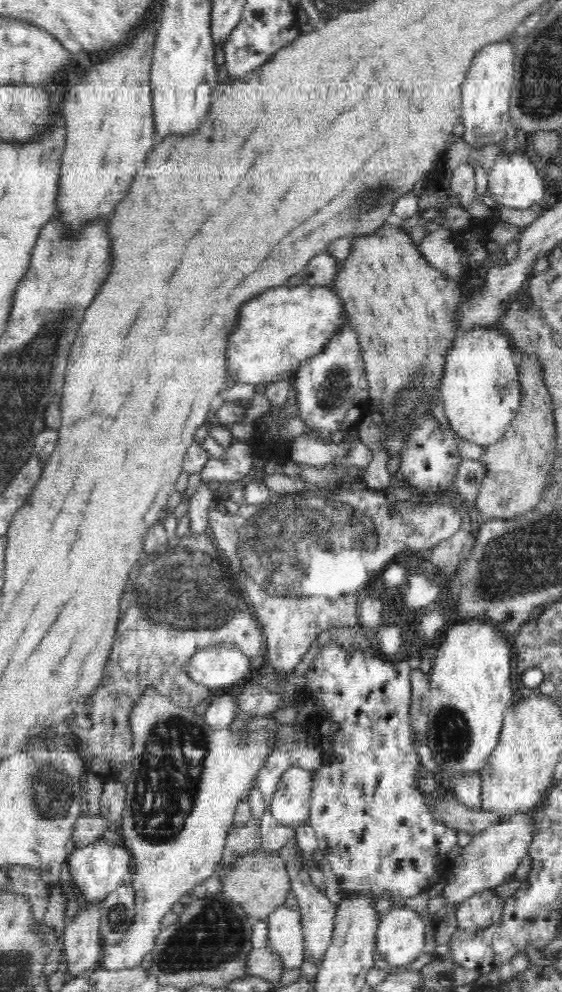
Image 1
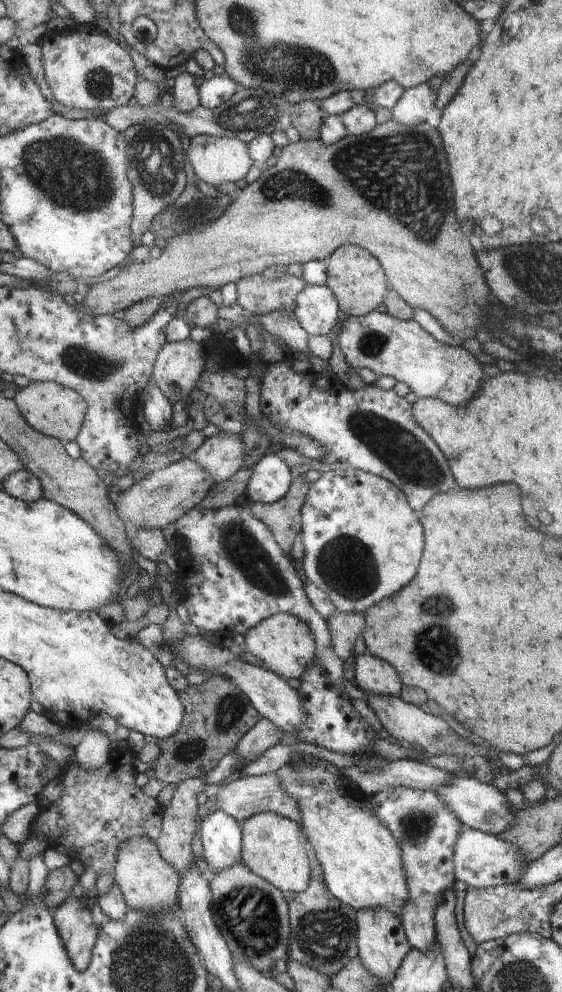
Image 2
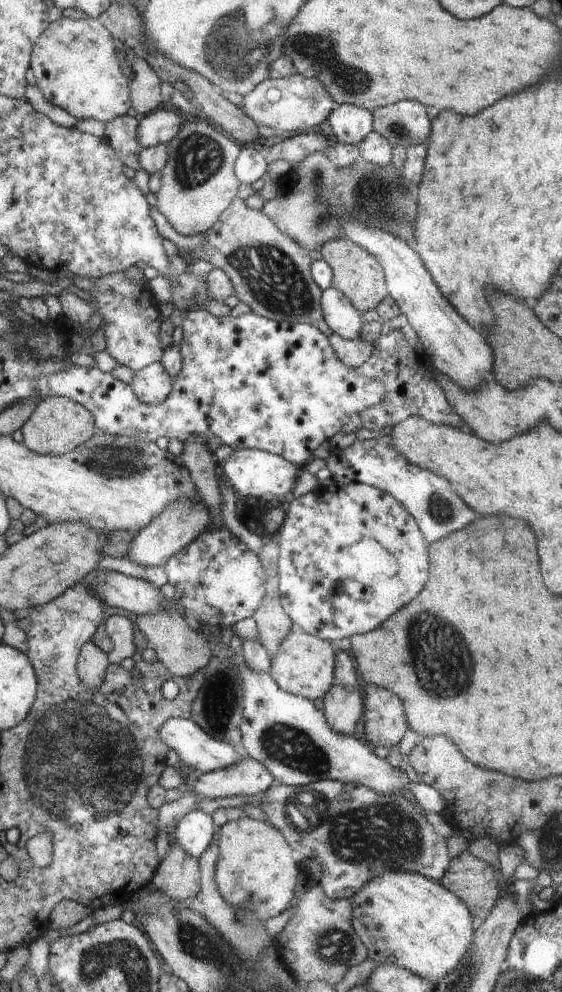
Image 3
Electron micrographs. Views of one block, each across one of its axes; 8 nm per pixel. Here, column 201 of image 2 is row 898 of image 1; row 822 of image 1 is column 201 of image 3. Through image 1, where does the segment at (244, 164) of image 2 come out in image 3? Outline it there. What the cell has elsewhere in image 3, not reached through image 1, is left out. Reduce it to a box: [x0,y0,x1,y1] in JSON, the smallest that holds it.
[157,121,242,235]

